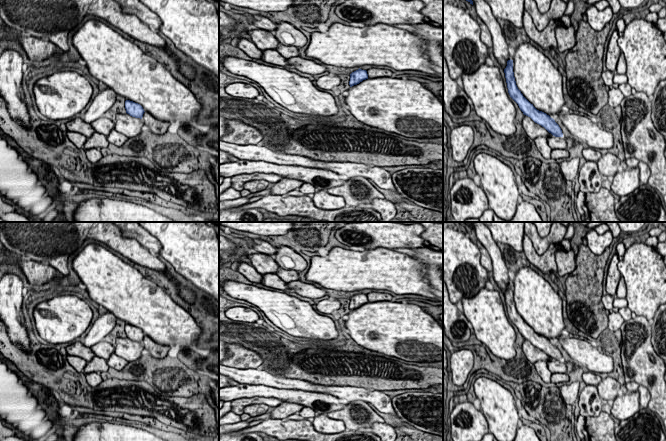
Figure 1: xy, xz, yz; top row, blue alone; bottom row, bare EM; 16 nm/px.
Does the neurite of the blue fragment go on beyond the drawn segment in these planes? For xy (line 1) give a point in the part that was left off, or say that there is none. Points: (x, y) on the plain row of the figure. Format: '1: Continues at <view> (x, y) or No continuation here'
1: No continuation here

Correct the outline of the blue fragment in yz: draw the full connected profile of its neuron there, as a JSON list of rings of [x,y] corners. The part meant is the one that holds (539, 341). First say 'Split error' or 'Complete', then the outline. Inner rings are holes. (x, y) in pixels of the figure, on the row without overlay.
Complete. [[[513,284],[507,285],[504,293],[508,317],[510,321],[518,328],[524,339],[530,341],[535,347],[544,351],[549,357],[555,361],[563,361],[563,357],[559,349],[546,337],[537,334],[518,313],[513,296]]]

